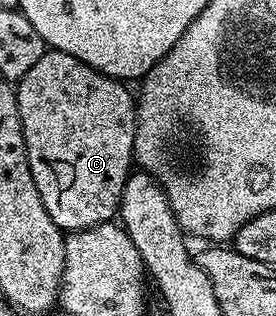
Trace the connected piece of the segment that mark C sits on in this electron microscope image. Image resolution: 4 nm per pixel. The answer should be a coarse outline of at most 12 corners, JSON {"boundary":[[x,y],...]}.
{"boundary":[[47,49],[17,80],[26,156],[63,233],[118,215],[123,80]]}

